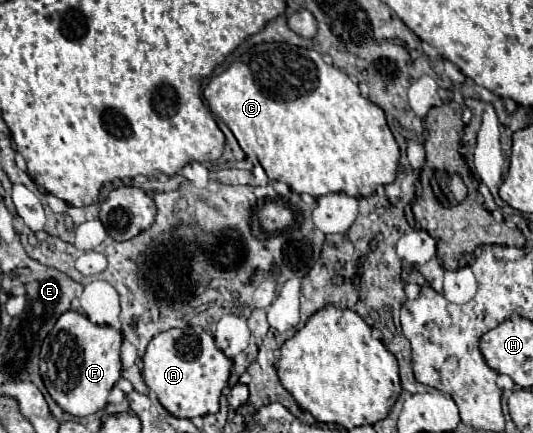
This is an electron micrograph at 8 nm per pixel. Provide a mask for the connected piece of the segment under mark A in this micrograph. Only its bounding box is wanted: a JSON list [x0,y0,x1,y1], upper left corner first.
[143,329,231,417]

